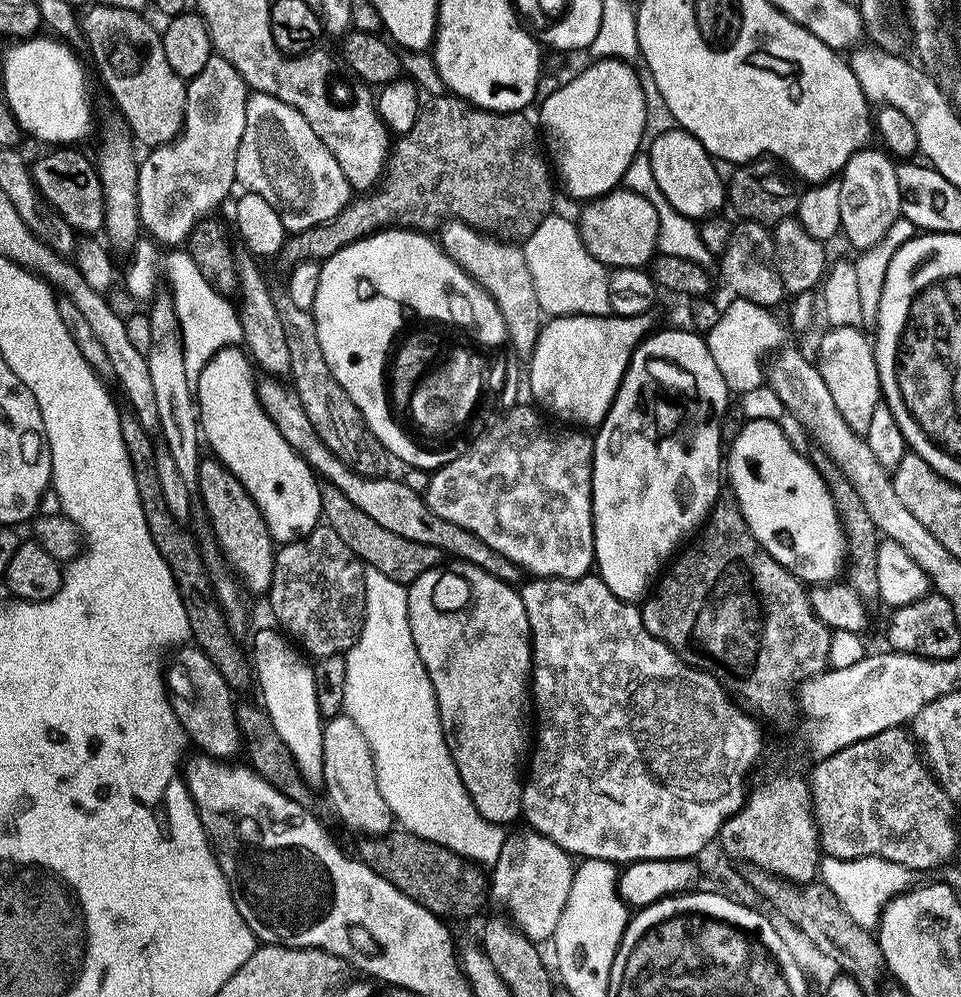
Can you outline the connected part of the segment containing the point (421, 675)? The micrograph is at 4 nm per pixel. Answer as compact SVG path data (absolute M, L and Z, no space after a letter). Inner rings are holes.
M373 568L367 569L365 578L365 624L360 640L346 656L348 685L344 711L351 720L358 722L358 728L362 730L362 734L366 734L366 742L370 742L378 774L378 790L382 790L386 806L390 806L395 823L403 831L428 843L448 848L454 855L477 866L496 864L499 860L501 863L506 852L505 829L501 825L486 822L482 814L478 814L458 774L458 766L444 737L436 691L414 642L408 588L386 578L386 574L378 574L378 570Z

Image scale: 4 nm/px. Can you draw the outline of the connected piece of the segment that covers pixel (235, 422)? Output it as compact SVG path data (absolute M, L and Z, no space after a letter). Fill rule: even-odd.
M239 347L223 348L198 379L198 403L200 407L200 426L206 437L206 444L213 448L215 459L225 464L254 498L255 504L263 512L271 534L279 545L285 546L297 540L306 539L322 524L324 511L320 497L318 476L309 468L294 449L282 438L274 422L264 413L260 404L257 381L252 381L254 364Z

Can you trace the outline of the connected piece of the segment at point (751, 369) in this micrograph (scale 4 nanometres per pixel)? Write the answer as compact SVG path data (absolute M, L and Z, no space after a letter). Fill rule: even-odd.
M739 298L731 302L733 304L726 308L718 326L707 333L706 339L708 349L714 354L714 362L718 362L718 370L722 370L722 378L726 378L729 393L743 394L765 387L766 361L773 354L779 353L786 341L783 326L772 317L775 315L769 309L759 308L757 304Z

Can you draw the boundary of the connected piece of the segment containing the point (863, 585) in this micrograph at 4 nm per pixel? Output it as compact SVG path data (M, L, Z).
M816 450L816 453L811 453L810 459L812 465L822 474L822 478L826 482L826 486L830 490L830 494L836 503L836 509L840 515L840 527L844 529L844 536L848 539L848 560L850 563L846 568L846 583L848 587L853 588L857 594L865 600L865 602L874 602L880 600L880 587L878 586L878 550L882 543L882 537L876 531L874 526L874 518L870 518L870 514L866 511L866 505L862 502L861 495L858 490L854 490L854 482L850 482L850 478L846 478L846 474L842 472L840 467L823 452L823 450Z

